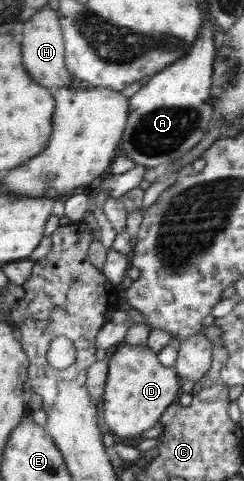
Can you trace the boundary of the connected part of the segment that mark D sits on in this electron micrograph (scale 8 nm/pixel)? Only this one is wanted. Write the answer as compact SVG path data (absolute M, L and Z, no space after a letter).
M120 343L110 356L110 378L103 396L105 422L110 432L134 442L142 432L156 426L166 410L174 405L174 399L182 392L182 379L173 368L162 366L154 351L144 344Z

